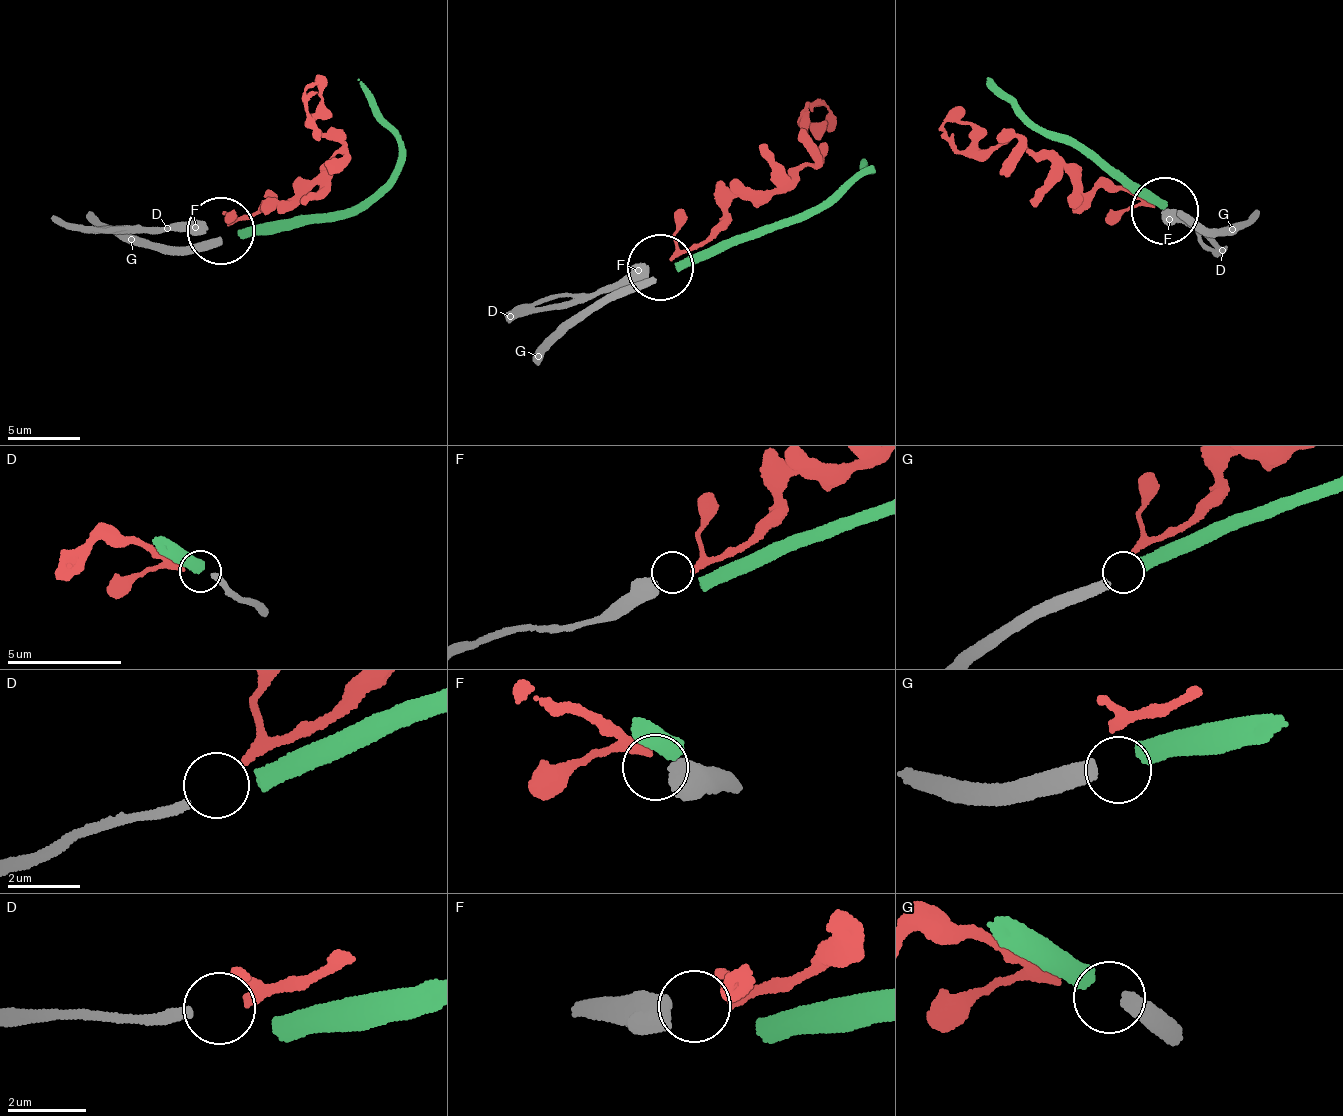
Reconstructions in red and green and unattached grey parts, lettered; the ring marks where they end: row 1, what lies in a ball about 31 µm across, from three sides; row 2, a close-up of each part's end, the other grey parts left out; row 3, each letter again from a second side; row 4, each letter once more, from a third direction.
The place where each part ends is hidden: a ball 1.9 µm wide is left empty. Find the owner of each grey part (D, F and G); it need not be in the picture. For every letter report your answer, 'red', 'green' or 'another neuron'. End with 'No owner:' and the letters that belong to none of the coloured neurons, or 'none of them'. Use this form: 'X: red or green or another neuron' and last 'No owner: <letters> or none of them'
D: another neuron
F: red
G: green
No owner: D

